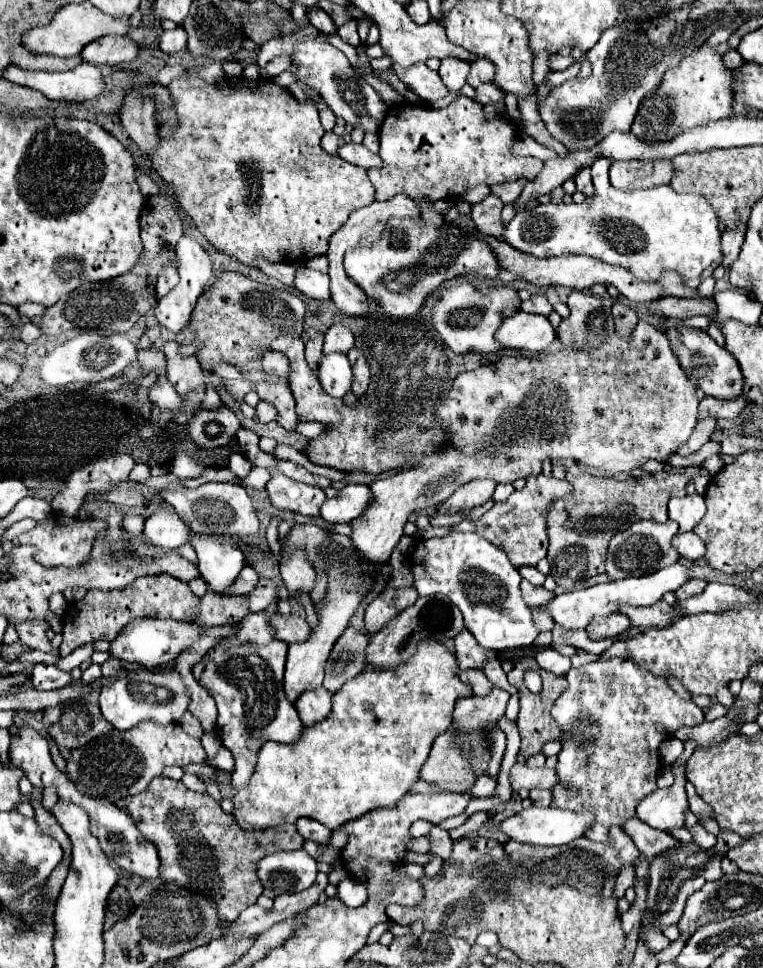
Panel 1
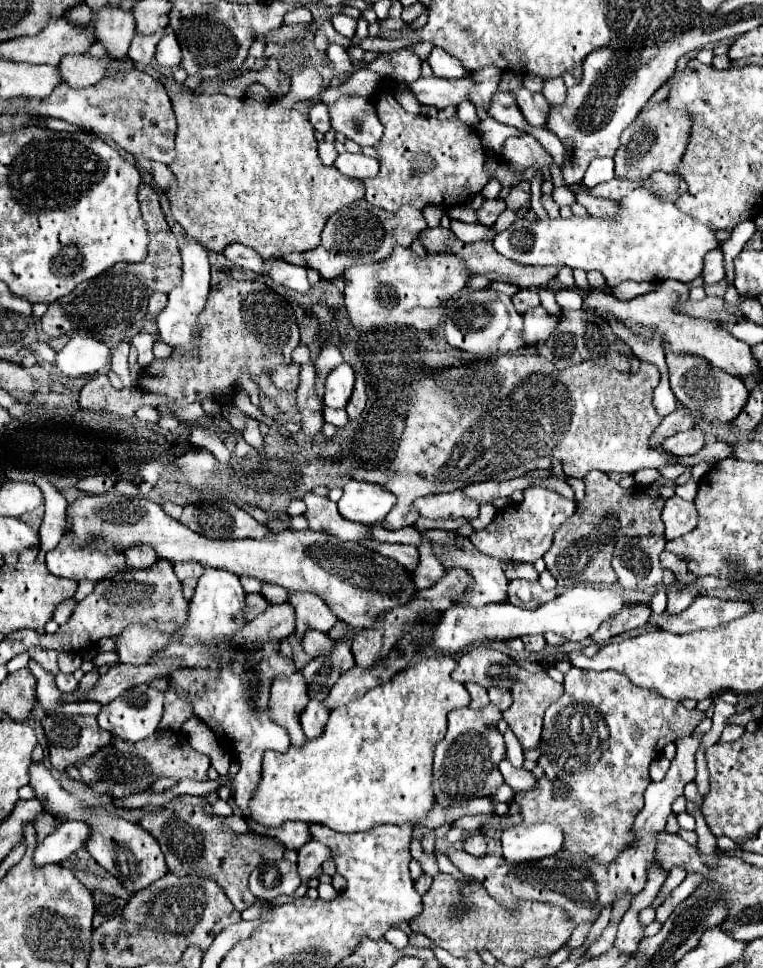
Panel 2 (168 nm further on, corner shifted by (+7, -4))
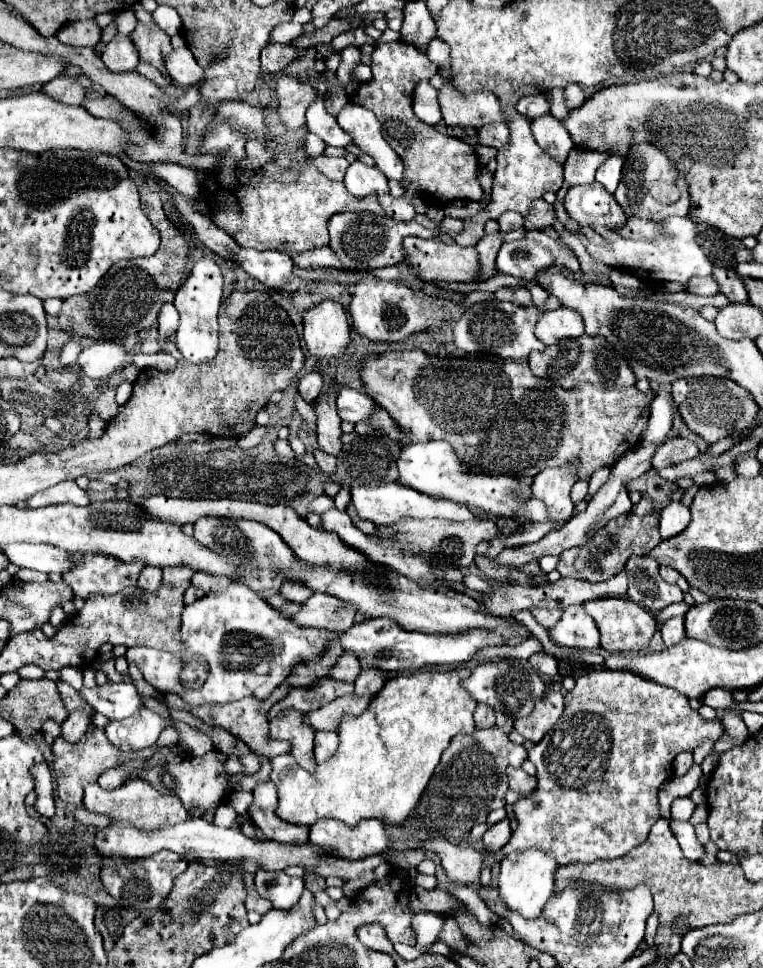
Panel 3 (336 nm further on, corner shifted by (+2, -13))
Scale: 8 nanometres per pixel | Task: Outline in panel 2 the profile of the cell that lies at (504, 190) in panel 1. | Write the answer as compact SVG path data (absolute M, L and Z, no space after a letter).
M523 181L523 187L521 187L521 185L515 185L515 187L511 189L511 193L507 195L505 203L507 203L507 209L511 209L511 211L517 211L517 209L521 209L521 207L529 207L529 203L531 203L529 181Z

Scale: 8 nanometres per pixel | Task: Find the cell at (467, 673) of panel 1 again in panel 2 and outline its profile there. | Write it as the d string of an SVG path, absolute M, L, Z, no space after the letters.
M467 683L465 687L467 687L469 695L471 695L471 703L469 703L471 709L483 709L485 705L489 705L487 689L483 689L483 687L477 685L477 683Z

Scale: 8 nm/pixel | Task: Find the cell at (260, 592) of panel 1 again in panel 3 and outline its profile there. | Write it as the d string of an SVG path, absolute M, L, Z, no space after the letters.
M284 582L280 588L280 594L286 596L286 600L298 602L298 604L304 604L312 596L312 592L308 588L304 588L302 584L296 584L296 582Z

